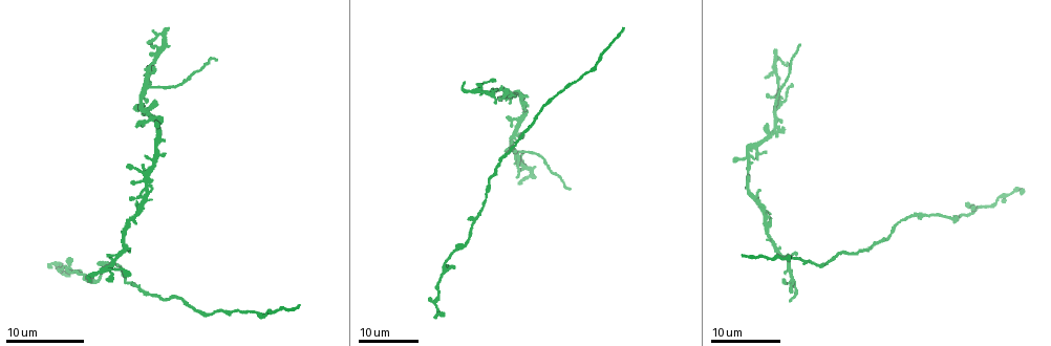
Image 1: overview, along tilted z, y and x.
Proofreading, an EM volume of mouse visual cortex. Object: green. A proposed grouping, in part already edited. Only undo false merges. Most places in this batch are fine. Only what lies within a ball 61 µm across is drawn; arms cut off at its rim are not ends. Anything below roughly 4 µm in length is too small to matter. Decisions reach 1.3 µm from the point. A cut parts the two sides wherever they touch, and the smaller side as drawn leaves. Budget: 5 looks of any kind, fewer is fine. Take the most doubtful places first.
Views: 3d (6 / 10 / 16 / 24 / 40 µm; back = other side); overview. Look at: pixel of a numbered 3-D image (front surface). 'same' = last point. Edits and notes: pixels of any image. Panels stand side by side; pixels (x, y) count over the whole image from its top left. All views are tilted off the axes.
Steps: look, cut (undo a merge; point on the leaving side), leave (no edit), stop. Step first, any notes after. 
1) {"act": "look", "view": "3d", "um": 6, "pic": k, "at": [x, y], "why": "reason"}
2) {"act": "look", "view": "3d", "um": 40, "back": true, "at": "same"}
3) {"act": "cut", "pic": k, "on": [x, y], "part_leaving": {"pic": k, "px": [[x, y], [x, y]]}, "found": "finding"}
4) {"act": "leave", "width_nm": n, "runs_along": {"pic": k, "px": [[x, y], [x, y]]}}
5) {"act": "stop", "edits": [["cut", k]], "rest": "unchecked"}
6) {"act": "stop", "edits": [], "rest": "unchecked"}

{"act": "look", "view": "3d", "um": 16, "pic": 1, "at": [776, 109], "why": "three arms meet"}

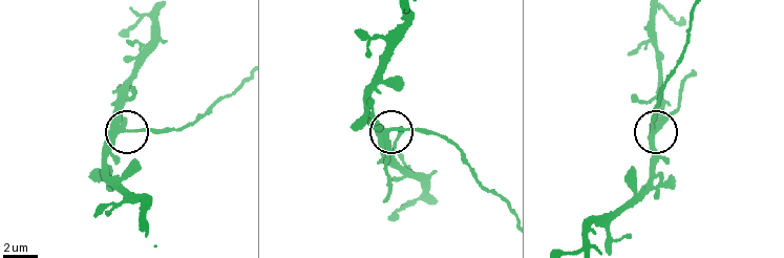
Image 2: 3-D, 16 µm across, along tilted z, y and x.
{"act": "look", "view": "3d", "um": 6, "pic": 2, "at": [125, 129]}

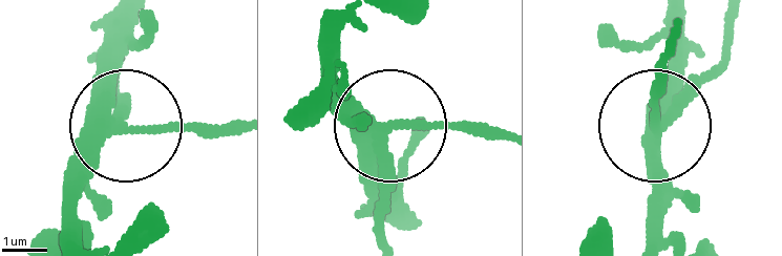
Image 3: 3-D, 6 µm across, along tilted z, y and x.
{"act": "cut", "pic": 3, "on": [382, 198], "arms": 3, "found": "a second neuron is stuck on"}

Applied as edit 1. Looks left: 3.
{"act": "look", "view": "3d", "um": 24, "pic": 1, "at": [491, 92], "why": "looks like a crossing"}

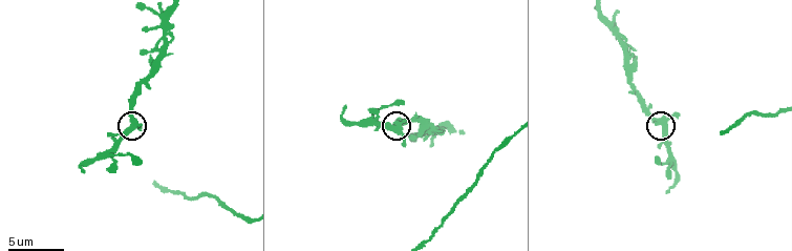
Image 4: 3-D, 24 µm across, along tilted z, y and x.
{"act": "look", "view": "3d", "um": 10, "pic": 4, "at": [664, 127]}

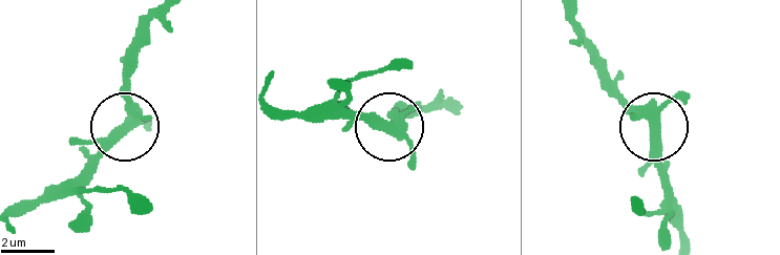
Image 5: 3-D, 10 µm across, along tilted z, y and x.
{"act": "leave", "width_nm": 380, "runs_along": {"pic": 5, "px": [[152, 129], [142, 122], [124, 127], [59, 191]]}, "found": "all the same neuron"}

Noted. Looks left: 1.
{"act": "stop", "edits": [["cut", 3]], "rest": "unchecked"}

